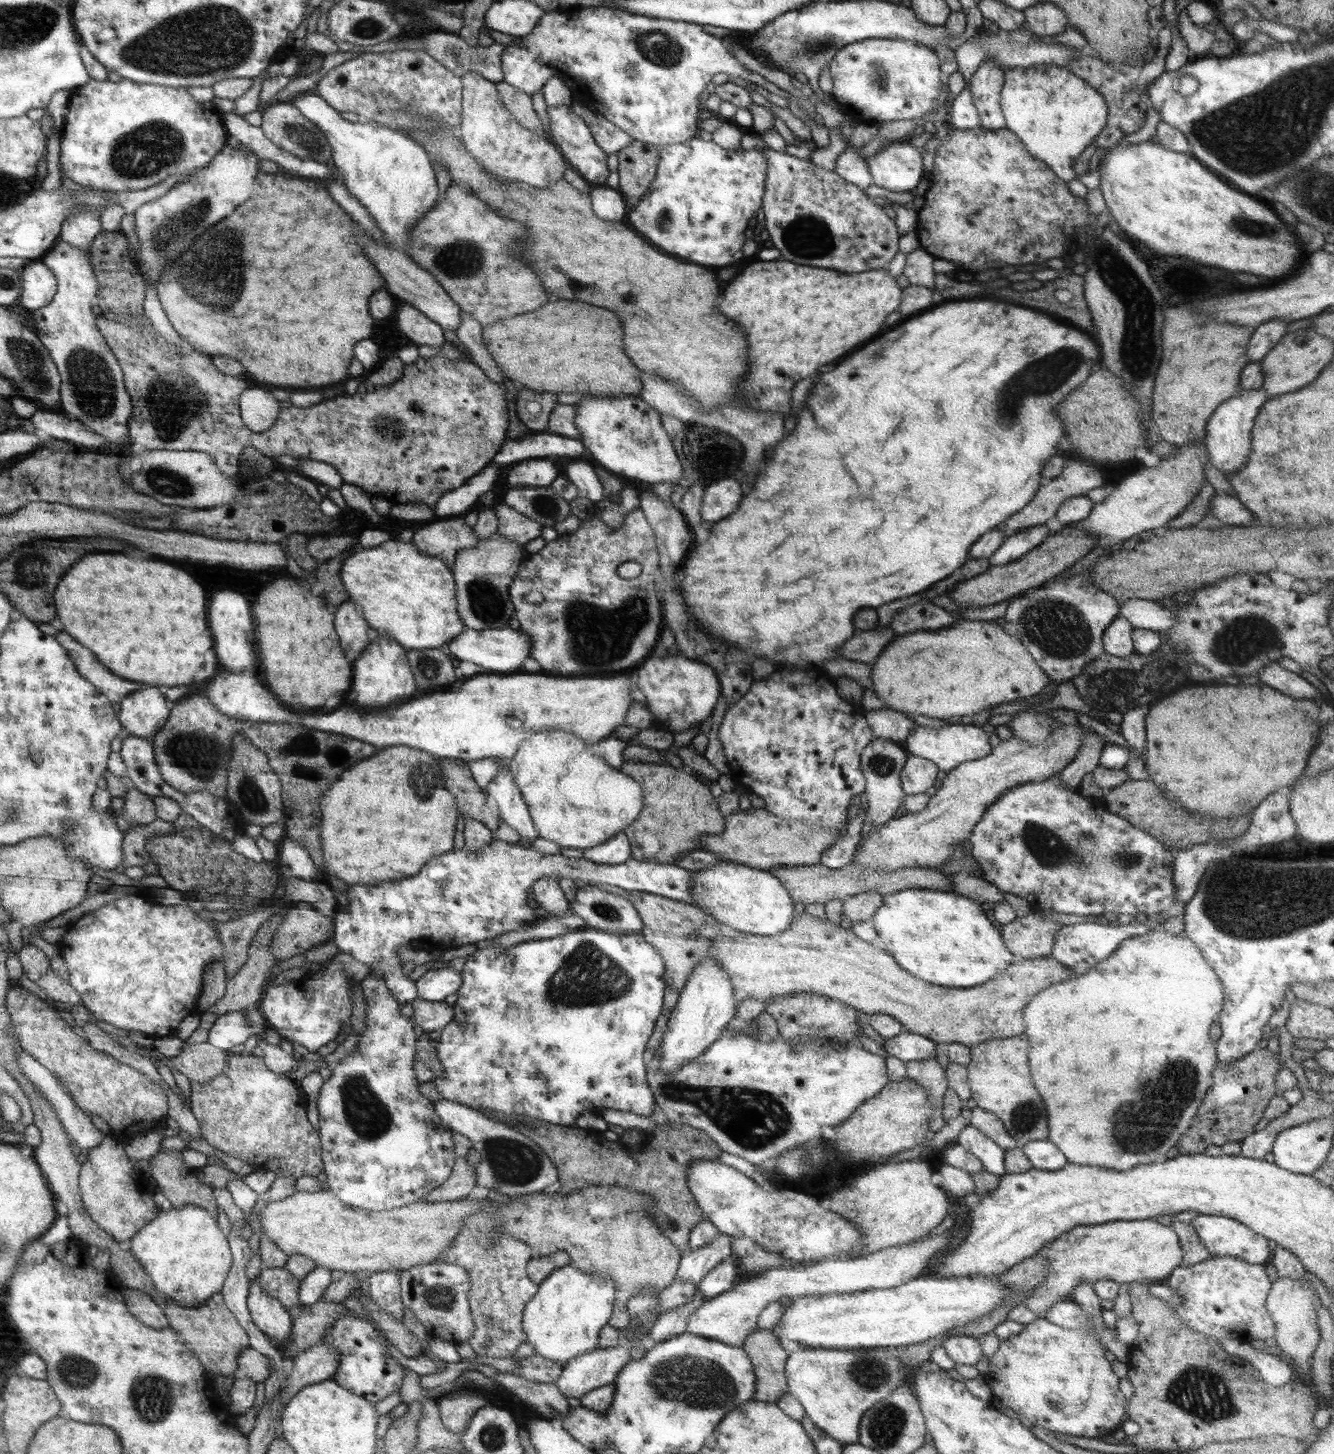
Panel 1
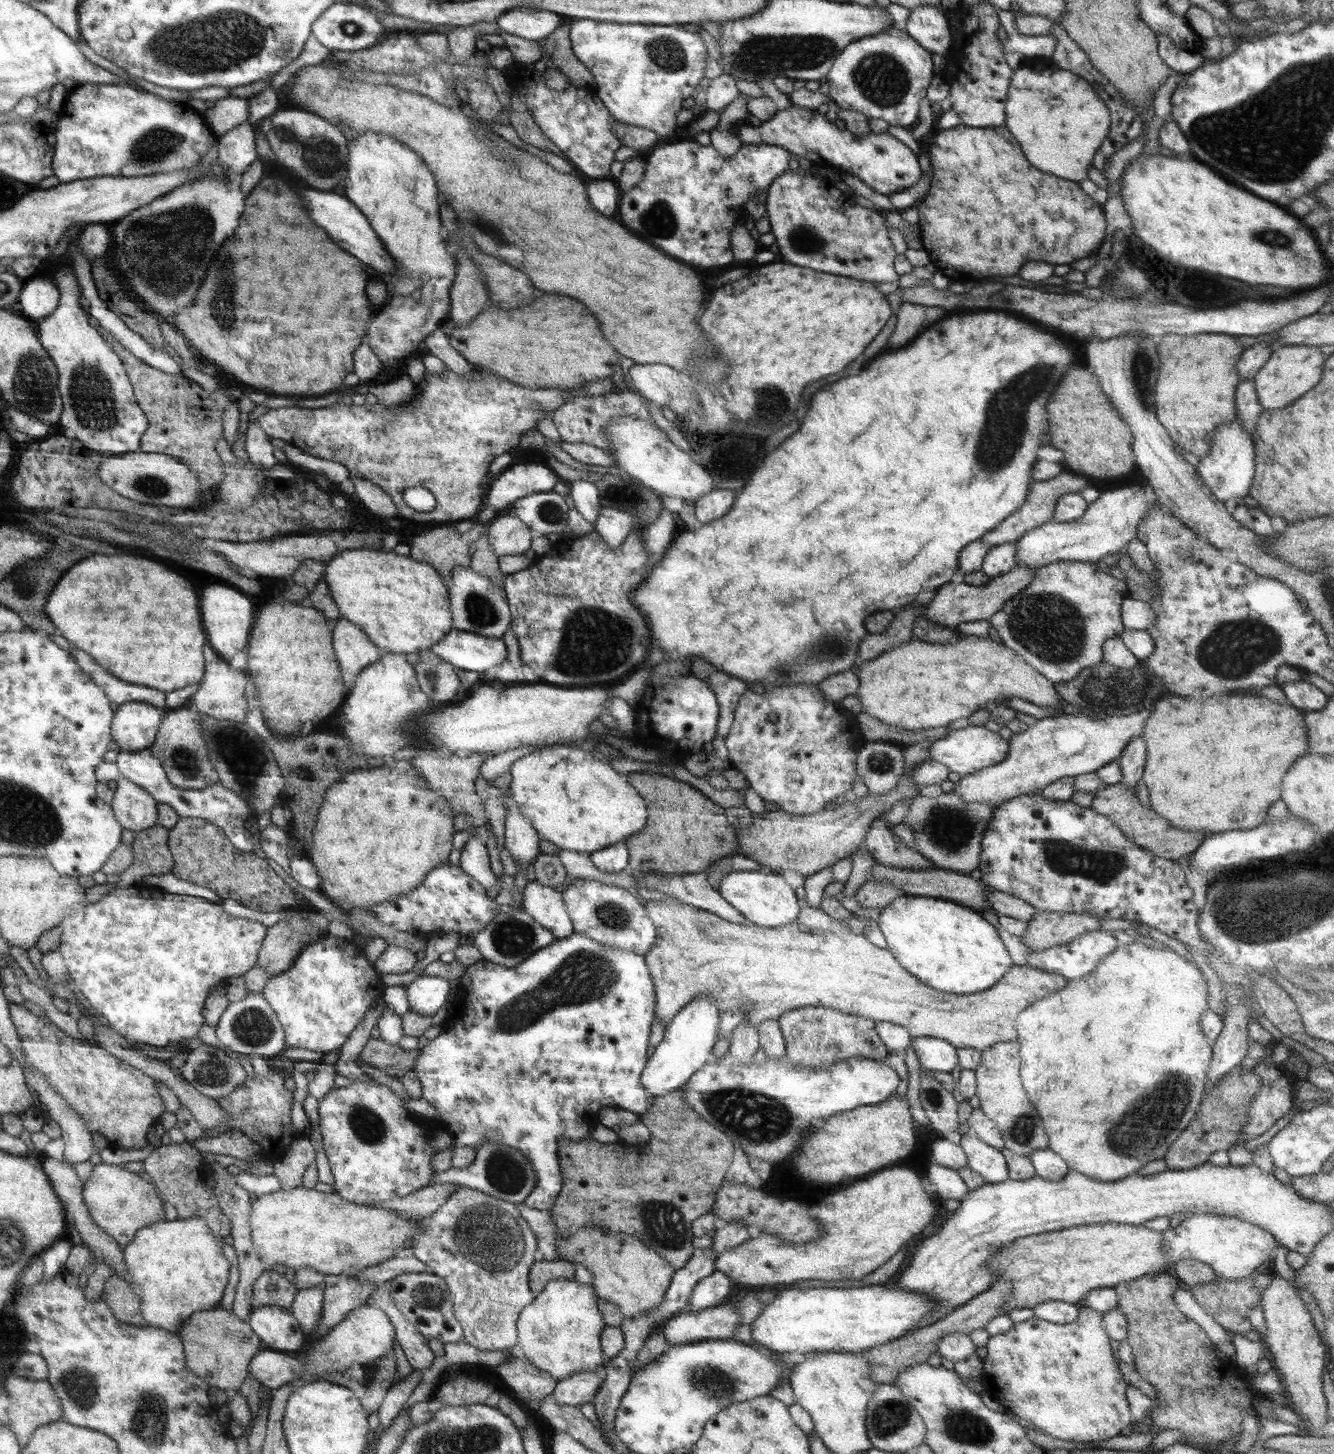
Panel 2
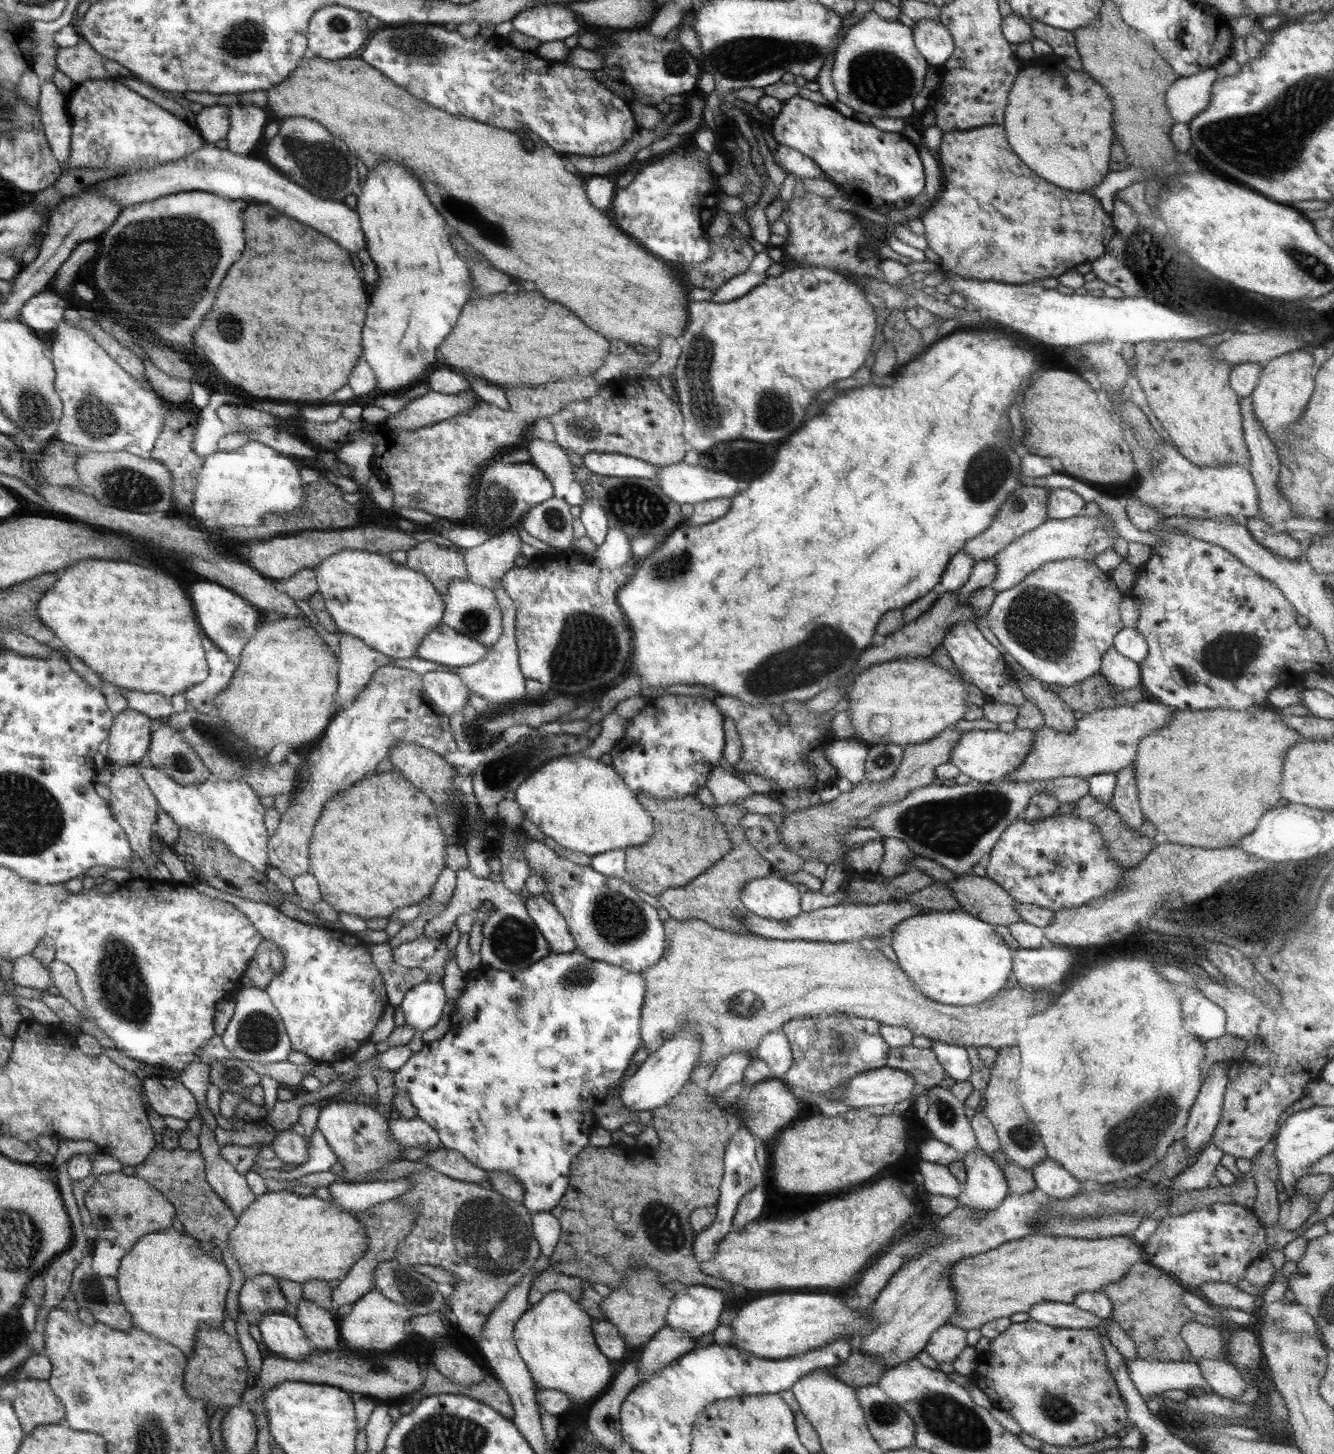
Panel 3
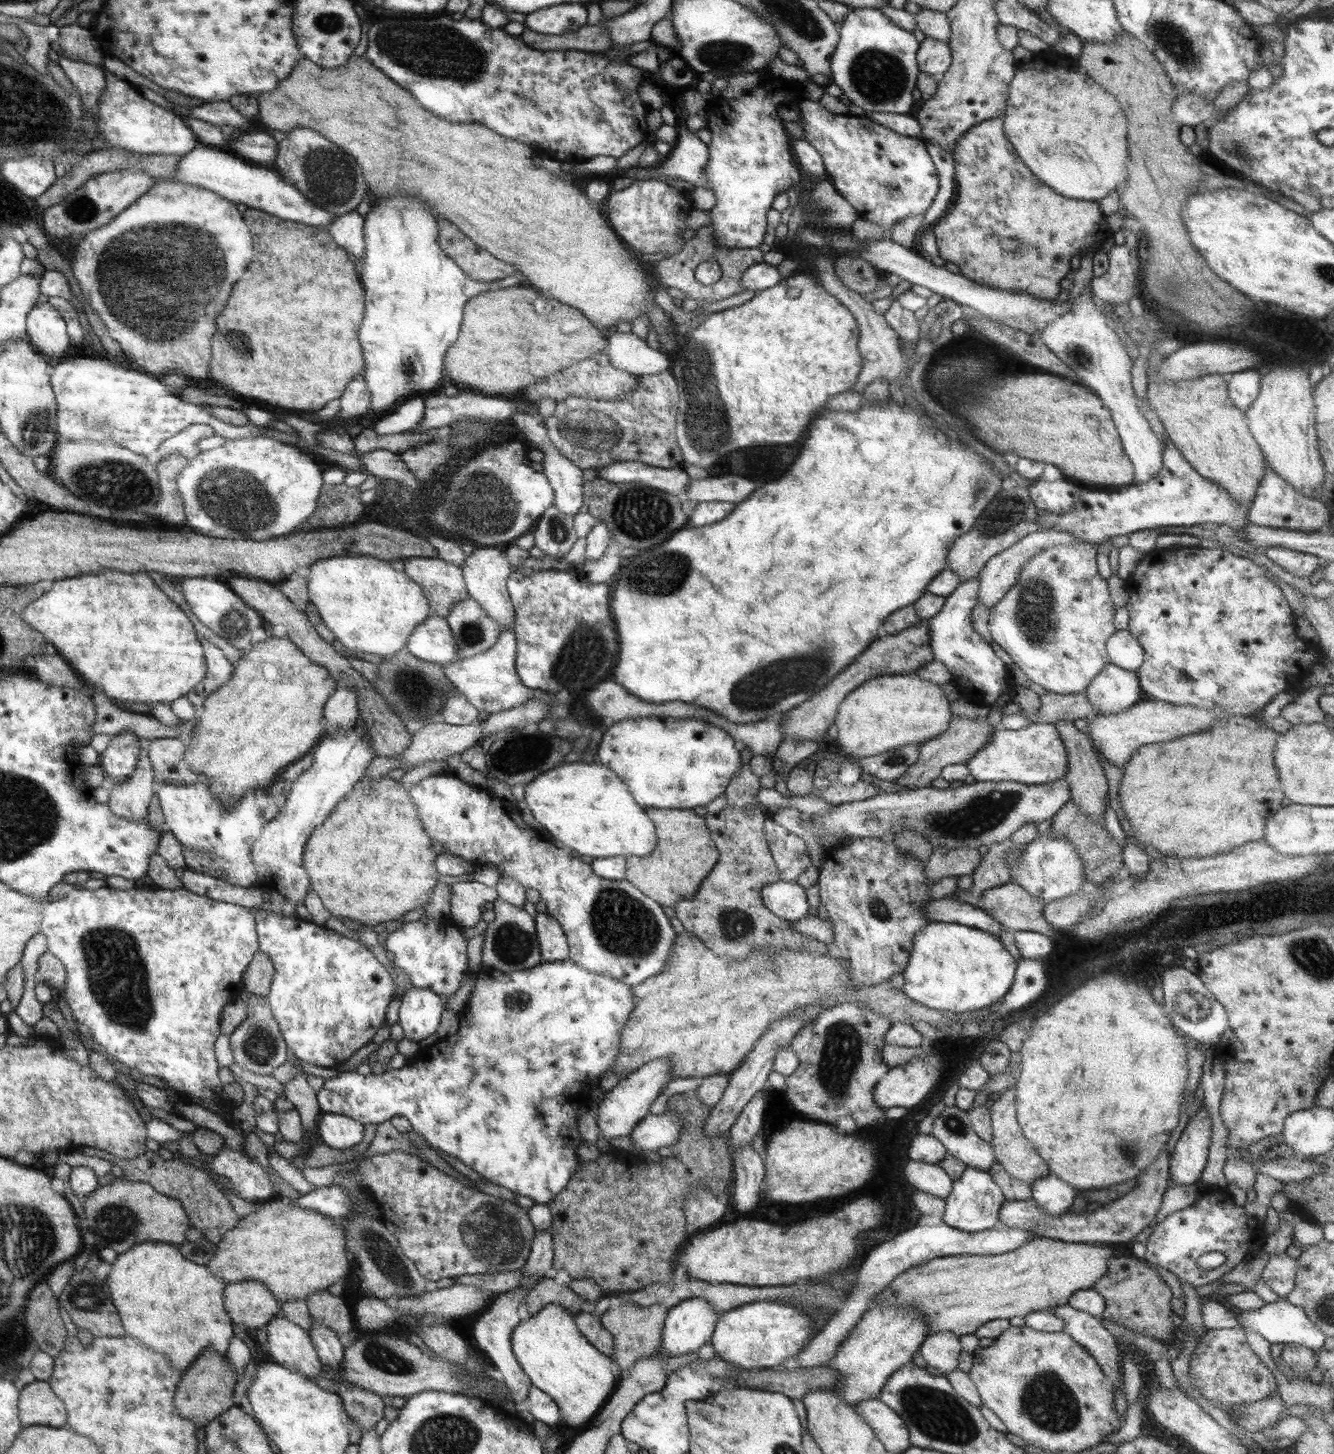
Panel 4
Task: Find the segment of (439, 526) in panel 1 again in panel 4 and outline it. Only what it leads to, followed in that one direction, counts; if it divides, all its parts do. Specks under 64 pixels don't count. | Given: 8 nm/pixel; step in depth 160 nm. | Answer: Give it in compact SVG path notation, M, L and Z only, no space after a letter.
M439 556L414 557L406 559L404 564L404 572L410 572L410 576L414 576L414 580L425 589L429 604L438 617L446 618L458 602L468 599L468 585L461 566Z

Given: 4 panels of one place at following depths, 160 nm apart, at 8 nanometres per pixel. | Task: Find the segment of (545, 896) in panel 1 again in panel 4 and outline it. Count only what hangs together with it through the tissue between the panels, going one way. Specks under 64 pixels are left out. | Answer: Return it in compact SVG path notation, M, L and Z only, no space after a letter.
M536 914L535 931L537 932L540 956L543 962L565 961L569 959L569 940L560 922L548 914Z

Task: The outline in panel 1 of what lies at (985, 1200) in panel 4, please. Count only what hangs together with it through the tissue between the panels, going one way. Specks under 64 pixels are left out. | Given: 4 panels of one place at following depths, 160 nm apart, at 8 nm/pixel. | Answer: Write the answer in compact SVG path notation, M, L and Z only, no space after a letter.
M966 1125L955 1142L976 1156L986 1171L1000 1176L1007 1173L1004 1163L1005 1149L998 1146L994 1140L989 1139L975 1126Z

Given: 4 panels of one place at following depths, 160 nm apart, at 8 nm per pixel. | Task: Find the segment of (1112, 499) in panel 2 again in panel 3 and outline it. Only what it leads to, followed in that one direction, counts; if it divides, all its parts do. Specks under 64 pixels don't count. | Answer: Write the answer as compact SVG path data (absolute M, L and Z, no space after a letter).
M1104 512L1097 517L1078 515L1064 520L1047 518L1038 525L1038 528L1031 530L1032 532L1026 532L994 556L997 571L993 583L990 585L995 588L996 592L1002 592L1016 586L1031 572L1038 570L1048 562L1074 558L1093 561L1097 554L1112 549L1112 544L1119 536L1119 532L1114 526L1112 515Z

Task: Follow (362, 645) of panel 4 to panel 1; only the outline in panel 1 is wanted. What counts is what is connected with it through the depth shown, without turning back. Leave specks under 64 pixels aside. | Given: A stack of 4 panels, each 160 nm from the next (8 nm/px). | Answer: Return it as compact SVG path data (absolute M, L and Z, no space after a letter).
M389 539L378 546L360 547L360 550L343 560L341 579L350 598L362 608L362 614L372 632L380 635L388 633L401 645L405 645L407 650L441 648L467 628L457 609L454 575L450 566L441 558L422 553L412 540Z

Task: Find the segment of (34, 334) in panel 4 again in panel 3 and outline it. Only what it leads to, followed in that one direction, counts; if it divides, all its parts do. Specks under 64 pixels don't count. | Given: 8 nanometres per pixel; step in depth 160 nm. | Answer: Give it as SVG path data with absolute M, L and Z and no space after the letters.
M49 288L26 302L21 308L20 320L33 328L38 336L51 338L53 330L64 319L64 311L70 305L60 293Z

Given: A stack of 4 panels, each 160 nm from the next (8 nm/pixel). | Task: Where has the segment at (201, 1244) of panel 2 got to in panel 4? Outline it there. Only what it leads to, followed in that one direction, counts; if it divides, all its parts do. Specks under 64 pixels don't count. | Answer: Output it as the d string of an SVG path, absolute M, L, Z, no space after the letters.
M146 1241L134 1245L129 1251L117 1256L112 1270L105 1278L113 1303L121 1315L128 1336L134 1336L156 1352L164 1354L183 1373L206 1349L224 1353L232 1332L232 1322L225 1309L225 1286L227 1282L211 1273L207 1266L197 1264L180 1253L180 1246L162 1241Z

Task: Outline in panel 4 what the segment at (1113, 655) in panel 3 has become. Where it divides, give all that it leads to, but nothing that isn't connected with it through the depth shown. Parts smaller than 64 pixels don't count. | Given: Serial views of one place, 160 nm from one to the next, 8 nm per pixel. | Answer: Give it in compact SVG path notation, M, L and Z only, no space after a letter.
M1110 662L1098 673L1098 676L1095 676L1085 693L1089 702L1097 710L1096 715L1122 712L1138 701L1142 701L1142 689L1136 672L1120 668Z

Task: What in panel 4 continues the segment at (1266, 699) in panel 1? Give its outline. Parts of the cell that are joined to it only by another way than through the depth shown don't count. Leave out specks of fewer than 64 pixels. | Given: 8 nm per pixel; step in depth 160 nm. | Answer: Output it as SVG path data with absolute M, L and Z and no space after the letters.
M1232 715L1231 717L1220 719L1218 724L1211 726L1205 731L1200 731L1198 734L1194 734L1194 736L1192 734L1182 735L1165 743L1149 744L1148 746L1139 748L1139 751L1133 754L1132 758L1123 767L1124 775L1119 786L1120 802L1122 802L1122 808L1125 811L1128 822L1130 822L1133 830L1138 832L1138 834L1142 834L1141 838L1144 838L1144 843L1148 844L1150 842L1154 848L1165 856L1178 857L1179 859L1224 854L1230 849L1263 839L1266 820L1276 810L1280 810L1283 807L1280 804L1282 804L1285 796L1285 794L1282 794L1281 780L1279 779L1273 757L1277 739L1280 736L1281 733L1276 732L1268 724L1268 720L1257 720L1256 718L1247 716Z

